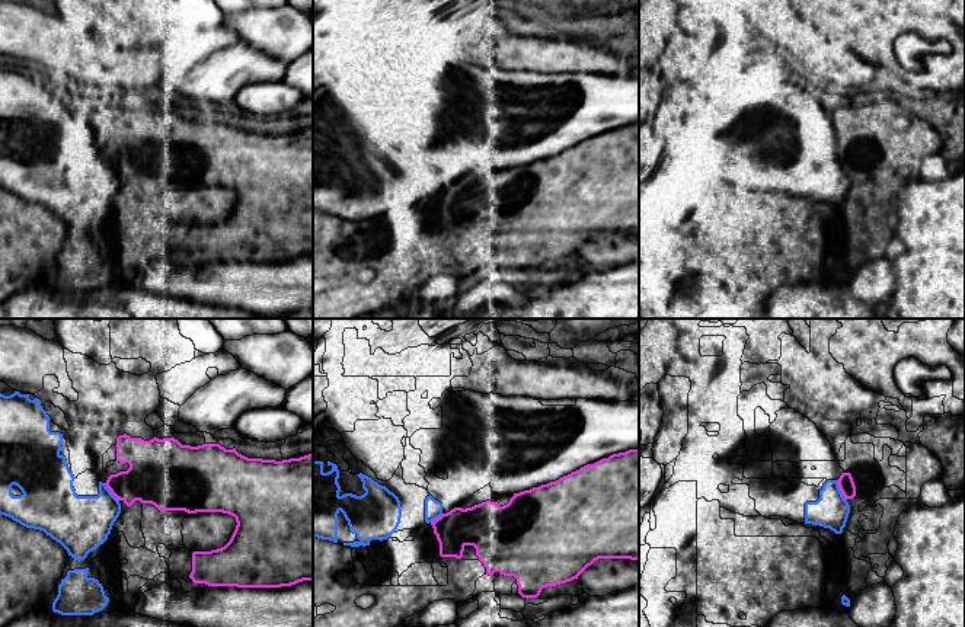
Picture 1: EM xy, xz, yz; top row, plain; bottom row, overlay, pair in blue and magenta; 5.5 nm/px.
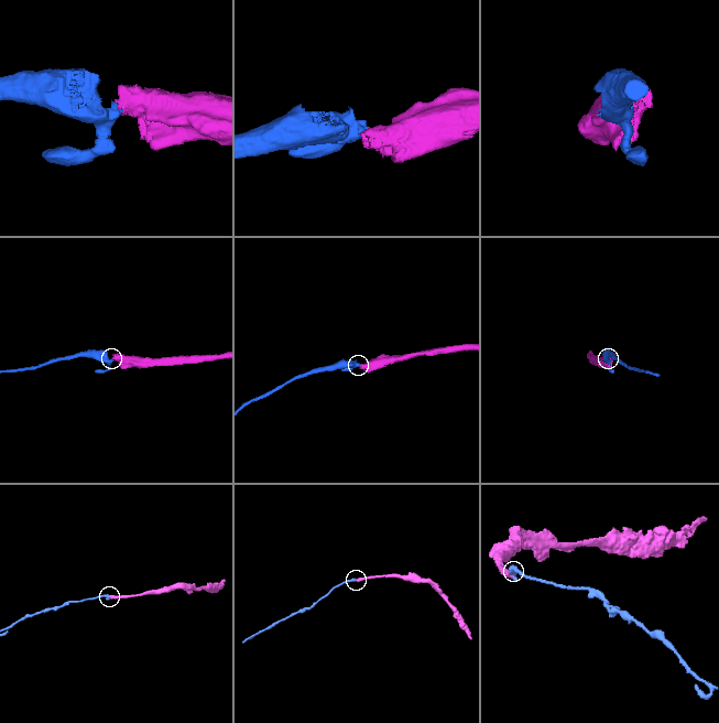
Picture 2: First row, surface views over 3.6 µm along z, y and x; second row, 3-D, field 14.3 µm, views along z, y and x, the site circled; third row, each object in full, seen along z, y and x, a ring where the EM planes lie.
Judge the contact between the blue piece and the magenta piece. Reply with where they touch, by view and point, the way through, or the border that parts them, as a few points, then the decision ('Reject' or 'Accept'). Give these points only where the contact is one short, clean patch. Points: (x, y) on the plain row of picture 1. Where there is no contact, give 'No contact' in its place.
Touches blue at yz (840, 165). Boundary: yz (836, 154), (846, 173). Reject

